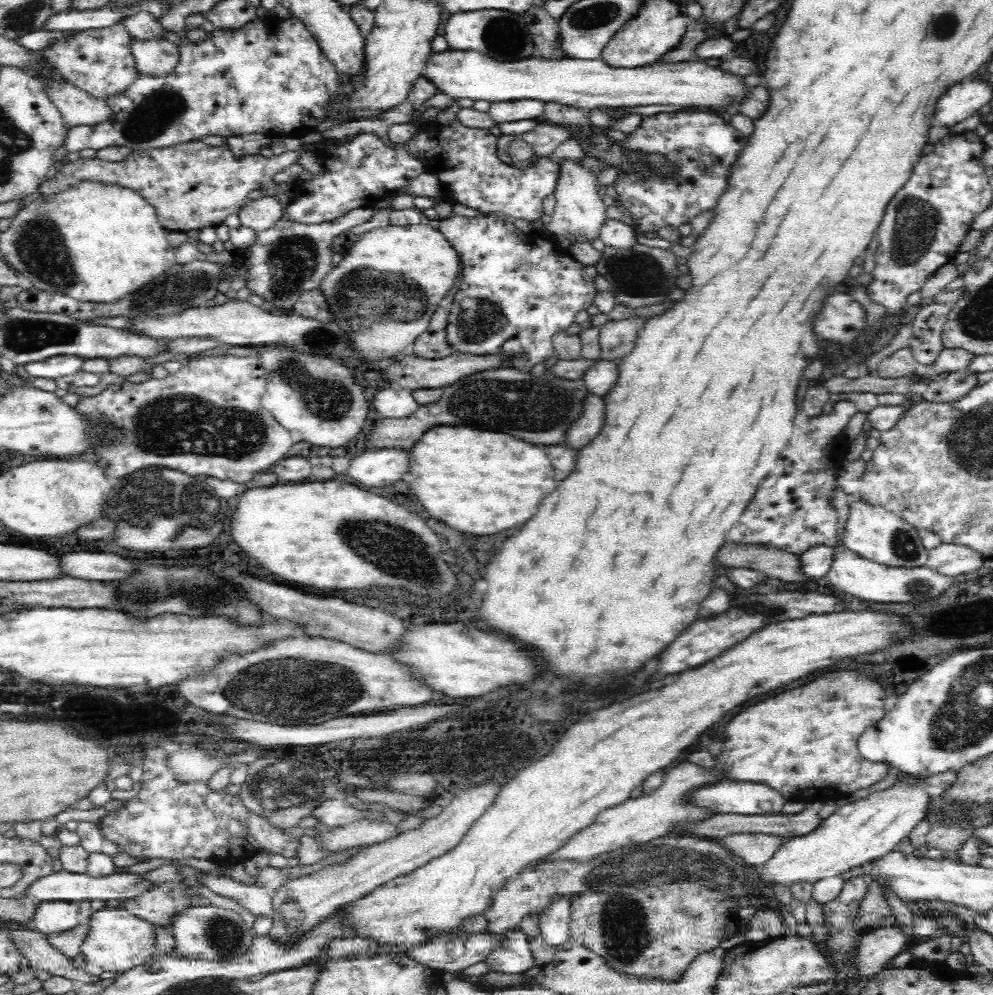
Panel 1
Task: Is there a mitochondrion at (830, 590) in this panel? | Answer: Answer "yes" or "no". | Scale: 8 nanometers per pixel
no

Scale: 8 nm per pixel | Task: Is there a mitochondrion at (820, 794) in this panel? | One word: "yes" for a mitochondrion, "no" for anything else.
no

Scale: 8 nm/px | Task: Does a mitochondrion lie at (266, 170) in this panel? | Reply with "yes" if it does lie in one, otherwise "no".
no

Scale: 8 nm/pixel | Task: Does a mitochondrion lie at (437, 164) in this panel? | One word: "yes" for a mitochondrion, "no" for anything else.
no

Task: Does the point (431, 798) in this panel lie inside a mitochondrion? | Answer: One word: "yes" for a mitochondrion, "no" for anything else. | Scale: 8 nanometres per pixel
no

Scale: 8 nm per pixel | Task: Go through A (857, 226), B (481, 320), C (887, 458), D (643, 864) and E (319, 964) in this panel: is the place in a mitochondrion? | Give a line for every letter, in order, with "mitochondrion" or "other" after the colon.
A: other
B: mitochondrion
C: other
D: mitochondrion
E: other

